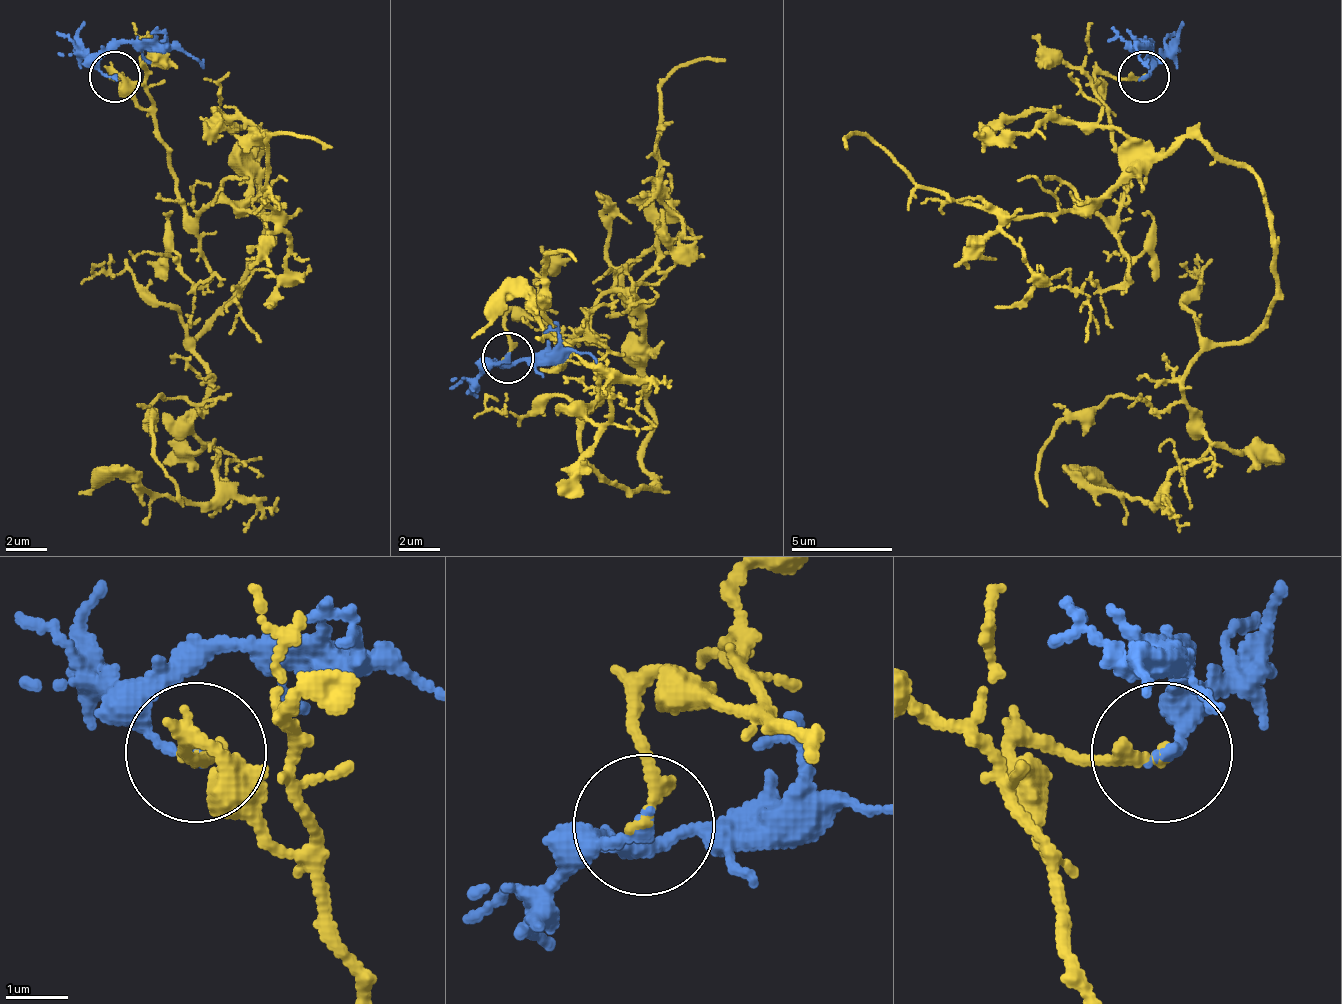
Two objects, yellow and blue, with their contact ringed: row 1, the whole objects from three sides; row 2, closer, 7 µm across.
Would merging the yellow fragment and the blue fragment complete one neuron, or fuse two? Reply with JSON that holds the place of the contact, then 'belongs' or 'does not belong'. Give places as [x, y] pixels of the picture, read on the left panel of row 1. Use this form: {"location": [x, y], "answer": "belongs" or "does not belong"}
{"location": [114, 76], "answer": "belongs"}

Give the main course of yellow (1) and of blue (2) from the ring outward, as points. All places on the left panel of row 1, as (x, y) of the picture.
1: (115, 75), (197, 217), (242, 202), (257, 141), (262, 252), (186, 344), (217, 491), (80, 496)
2: (115, 75), (100, 60), (120, 45), (186, 50), (202, 70)

